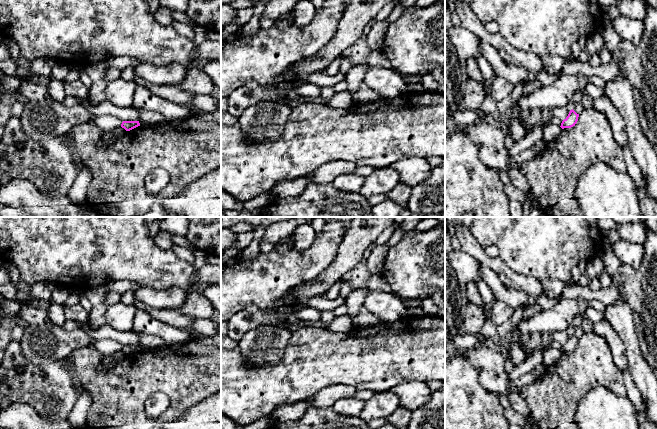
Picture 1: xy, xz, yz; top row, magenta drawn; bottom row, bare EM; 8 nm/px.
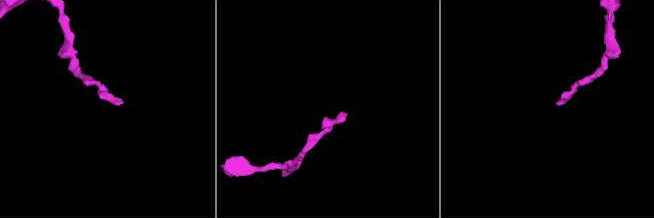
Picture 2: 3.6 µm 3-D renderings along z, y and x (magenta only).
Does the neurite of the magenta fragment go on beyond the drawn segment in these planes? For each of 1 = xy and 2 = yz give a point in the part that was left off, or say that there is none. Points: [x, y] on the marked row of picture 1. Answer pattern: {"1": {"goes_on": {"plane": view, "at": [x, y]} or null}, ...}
{"1": {"goes_on": null}, "2": {"goes_on": null}}

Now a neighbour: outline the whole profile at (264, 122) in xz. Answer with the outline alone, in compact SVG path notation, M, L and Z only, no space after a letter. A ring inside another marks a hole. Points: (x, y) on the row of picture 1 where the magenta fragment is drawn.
M262 101L248 107L238 118L238 124L253 144L269 144L283 133L292 107L273 101Z

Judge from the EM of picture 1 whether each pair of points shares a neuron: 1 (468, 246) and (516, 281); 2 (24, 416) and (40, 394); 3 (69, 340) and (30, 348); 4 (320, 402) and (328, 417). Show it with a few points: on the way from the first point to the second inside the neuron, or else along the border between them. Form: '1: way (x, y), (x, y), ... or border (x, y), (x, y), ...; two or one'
1: way (480, 255), (486, 261), (496, 264), (504, 272); one
2: border (10, 403), (28, 404), (44, 418); two
3: way (59, 343), (40, 344); one
4: border (311, 405), (331, 407); two

